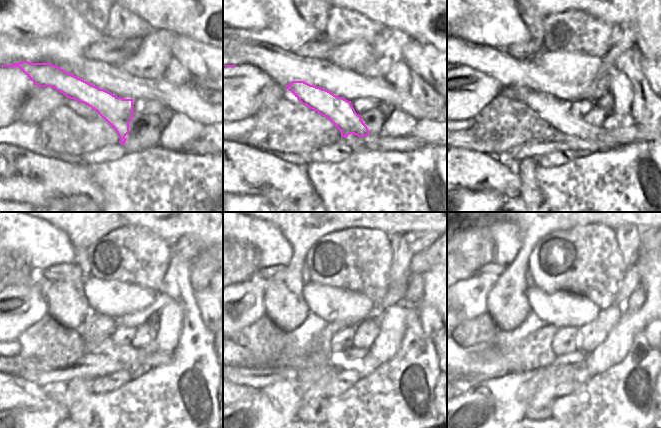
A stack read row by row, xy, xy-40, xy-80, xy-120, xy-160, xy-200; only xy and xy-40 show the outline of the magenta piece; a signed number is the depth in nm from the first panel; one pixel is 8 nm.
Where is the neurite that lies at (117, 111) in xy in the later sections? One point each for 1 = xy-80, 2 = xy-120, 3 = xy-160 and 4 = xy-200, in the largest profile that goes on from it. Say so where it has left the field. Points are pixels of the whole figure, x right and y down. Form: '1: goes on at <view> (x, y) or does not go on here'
1: goes on at xy-80 (557, 112)
2: goes on at xy-120 (127, 353)
3: goes on at xy-160 (353, 353)
4: goes on at xy-200 (584, 355)

